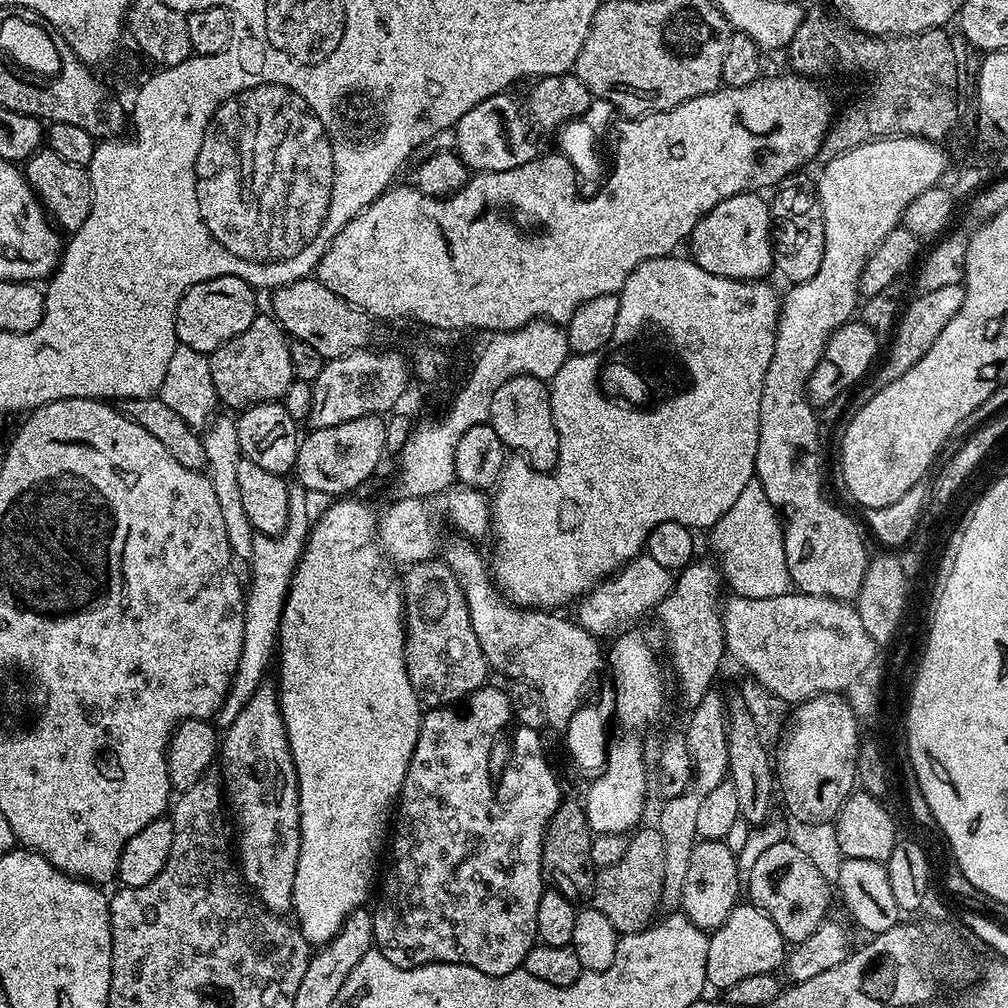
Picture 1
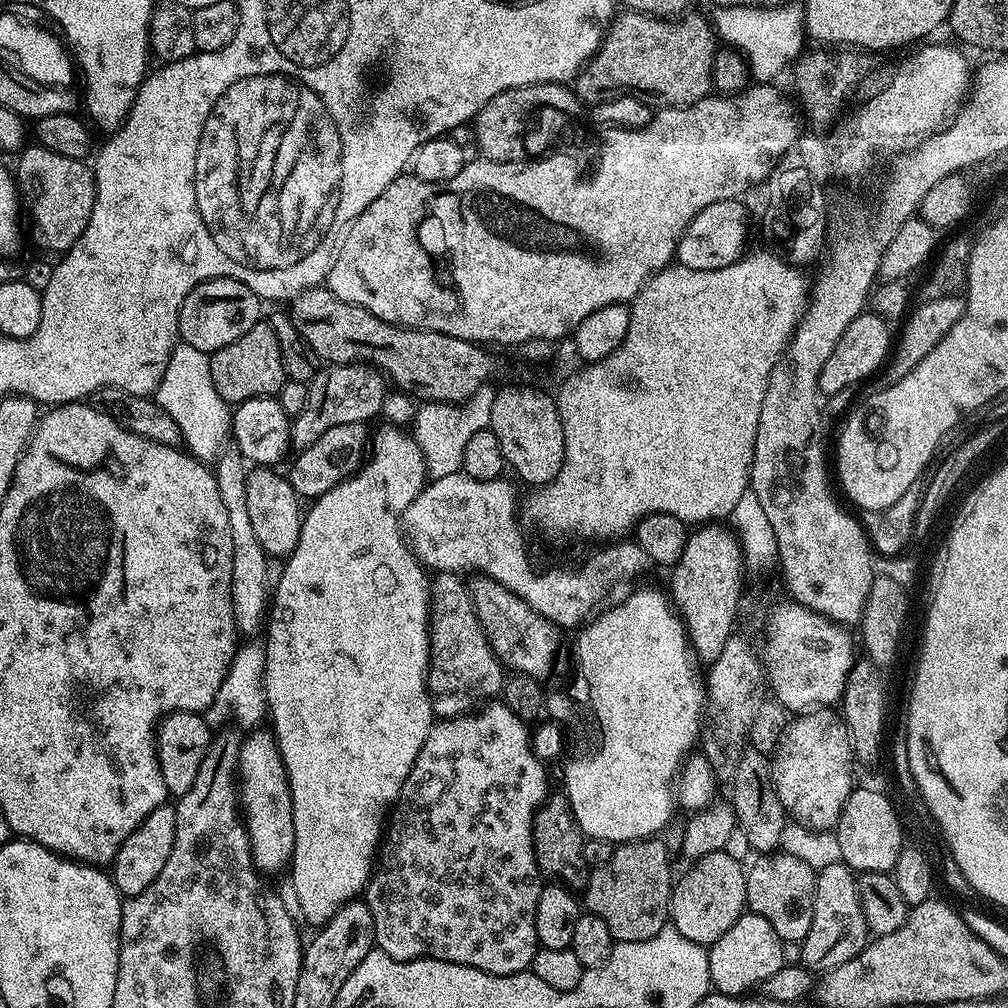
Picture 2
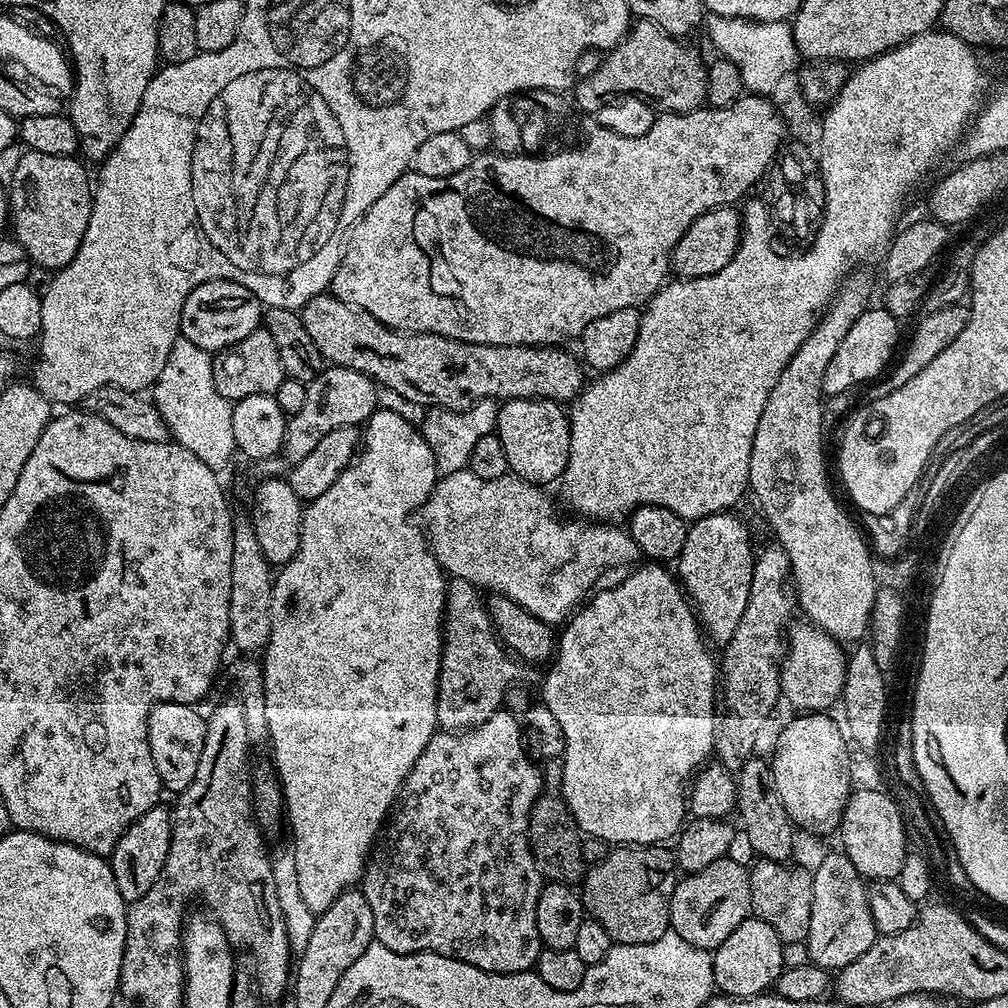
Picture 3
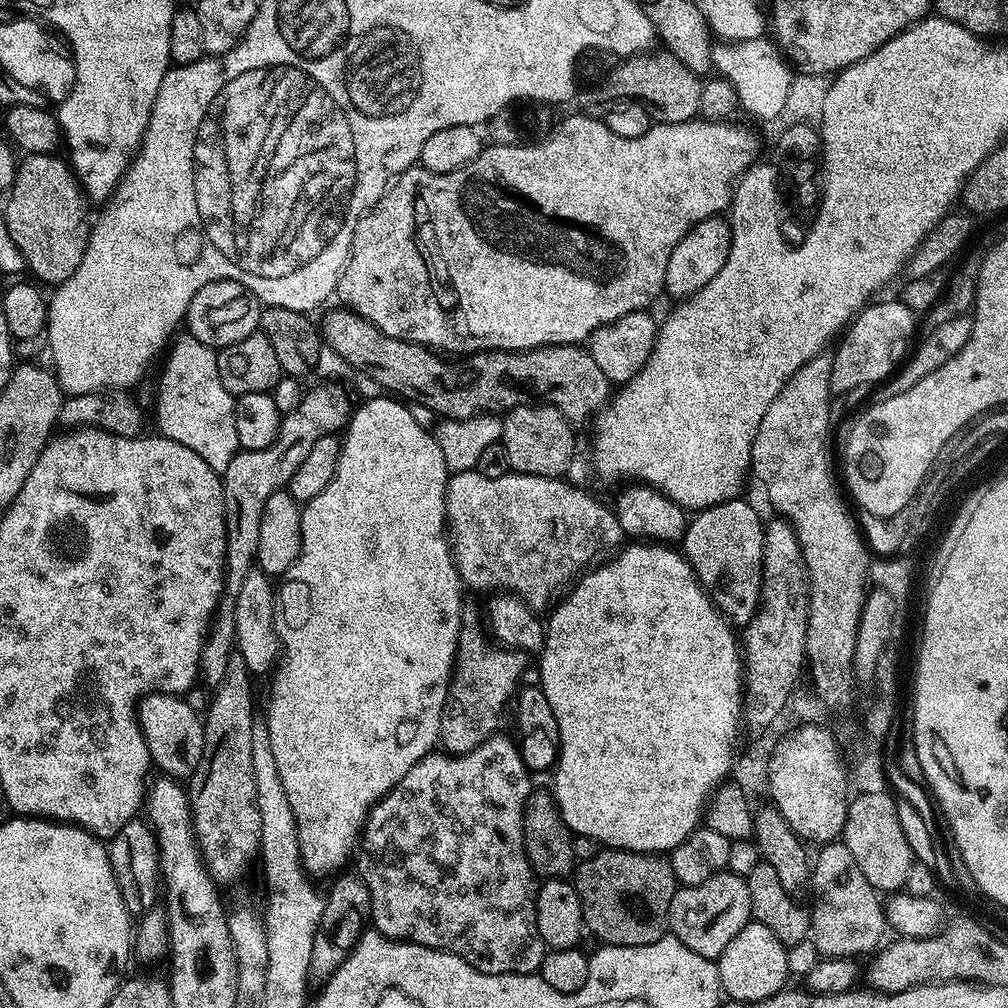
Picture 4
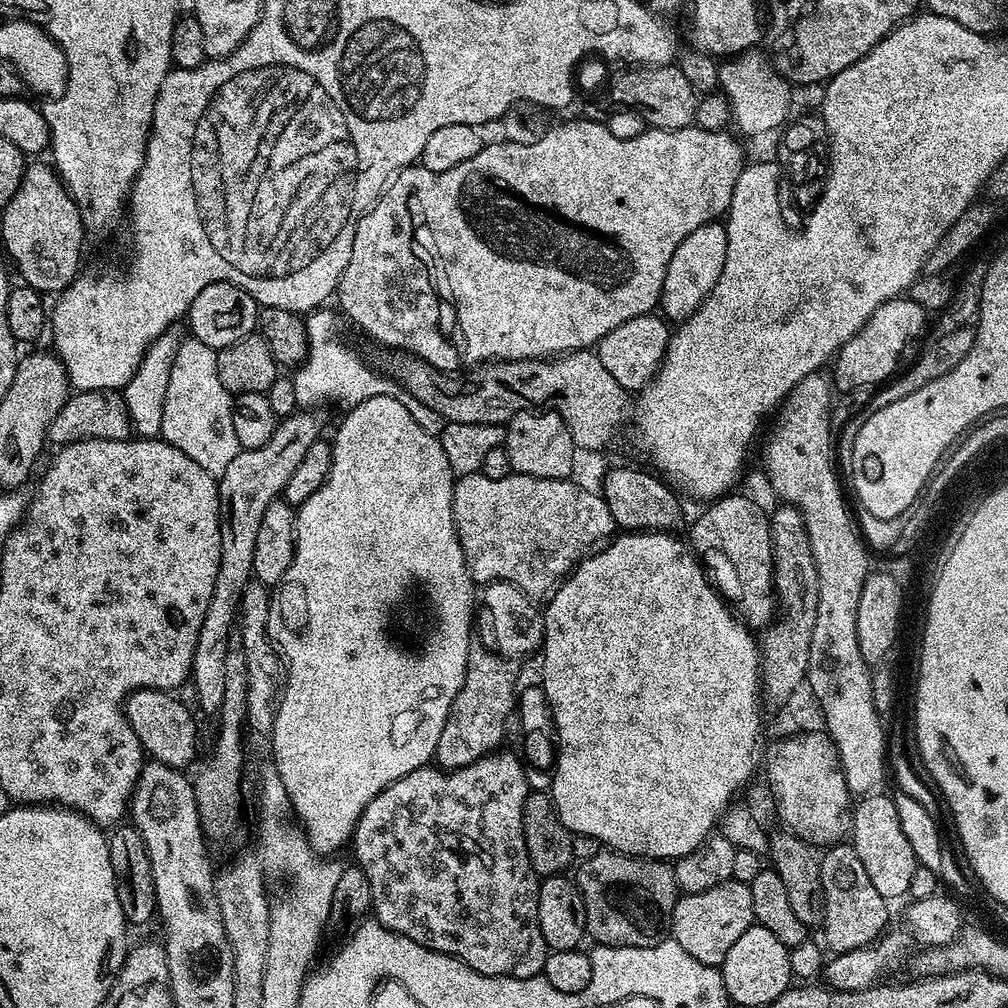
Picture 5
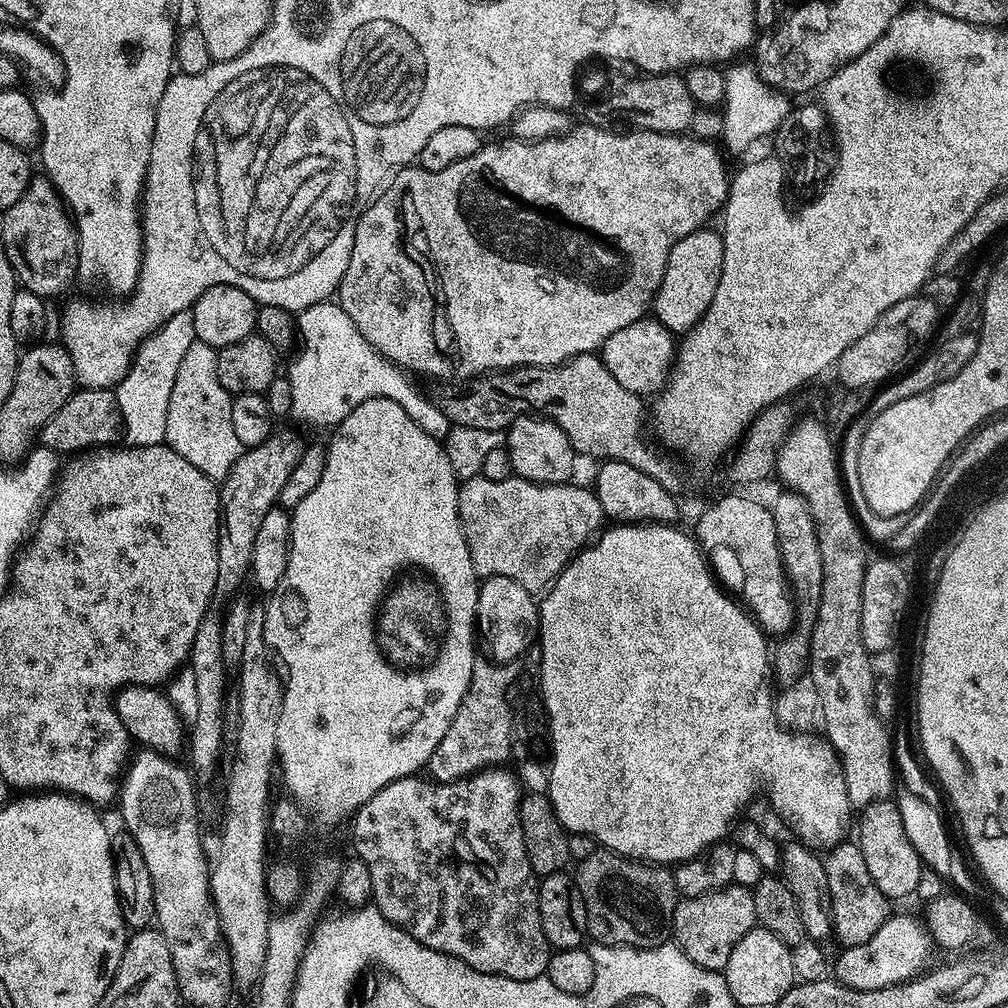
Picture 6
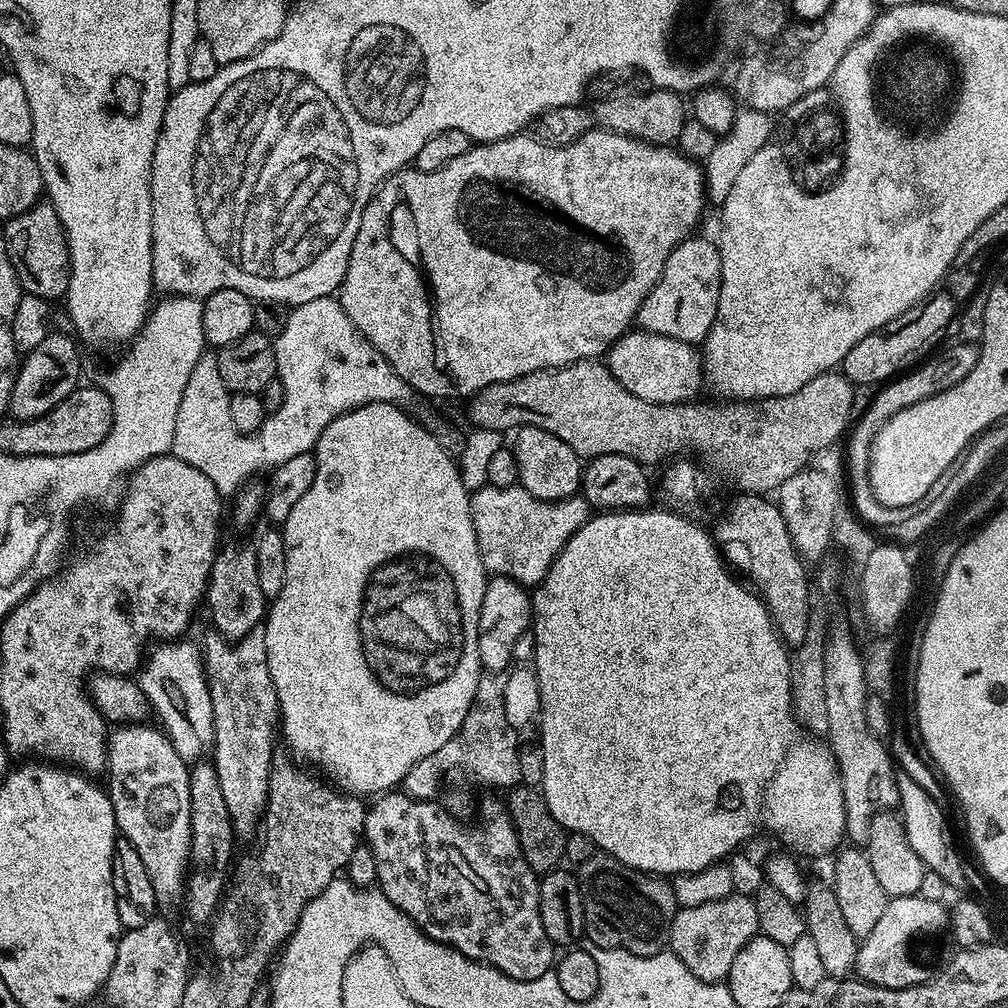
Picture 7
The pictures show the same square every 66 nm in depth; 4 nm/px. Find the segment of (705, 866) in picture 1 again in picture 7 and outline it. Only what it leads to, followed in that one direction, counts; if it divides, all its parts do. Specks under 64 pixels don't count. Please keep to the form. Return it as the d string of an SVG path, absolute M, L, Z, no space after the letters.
M733 894L718 902L706 902L706 906L680 908L668 935L668 944L690 974L702 978L702 982L718 984L727 981L730 966L734 966L734 958L738 958L738 950L759 932L755 899Z

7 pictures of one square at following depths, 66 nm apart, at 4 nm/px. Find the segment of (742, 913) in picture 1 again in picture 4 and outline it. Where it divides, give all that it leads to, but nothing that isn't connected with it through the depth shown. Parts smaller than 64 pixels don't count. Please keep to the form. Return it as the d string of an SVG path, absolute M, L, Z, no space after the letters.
M749 922L734 938L730 938L730 946L722 950L716 960L716 968L720 971L720 986L728 1000L738 1002L758 1002L770 998L774 994L785 991L790 973L787 968L788 948L764 924Z

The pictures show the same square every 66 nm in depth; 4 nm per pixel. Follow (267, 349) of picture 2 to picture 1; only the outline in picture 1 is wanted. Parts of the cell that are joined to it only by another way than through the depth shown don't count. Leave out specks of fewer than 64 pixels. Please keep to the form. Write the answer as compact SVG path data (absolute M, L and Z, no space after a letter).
M258 314L242 334L230 338L218 350L208 356L210 362L210 378L214 378L216 399L228 410L243 410L253 408L256 404L271 404L279 401L286 394L286 390L293 382L292 363L290 362L290 337L284 327L271 314Z

